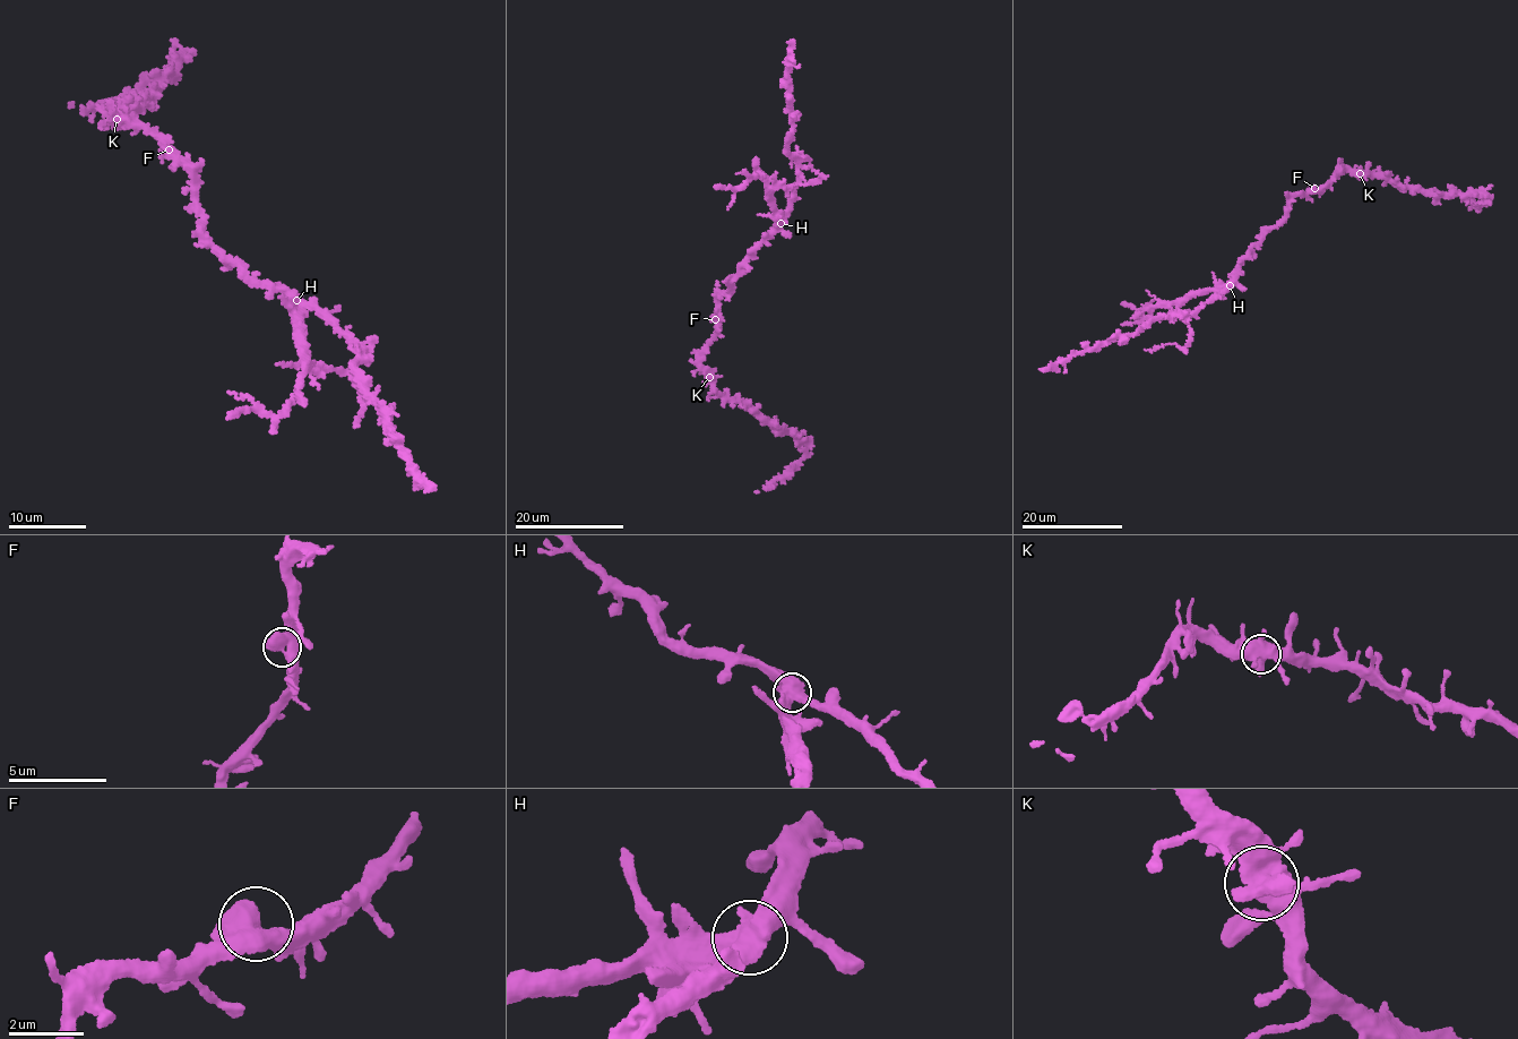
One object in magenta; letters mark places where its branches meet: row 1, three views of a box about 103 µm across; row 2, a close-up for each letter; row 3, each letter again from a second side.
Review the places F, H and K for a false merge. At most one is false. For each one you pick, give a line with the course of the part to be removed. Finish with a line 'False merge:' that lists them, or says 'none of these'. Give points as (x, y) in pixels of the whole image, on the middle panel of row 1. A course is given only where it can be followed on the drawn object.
H: course (781, 224), (770, 189), (760, 172), (760, 177), (738, 188), (715, 188)
False merge: H

